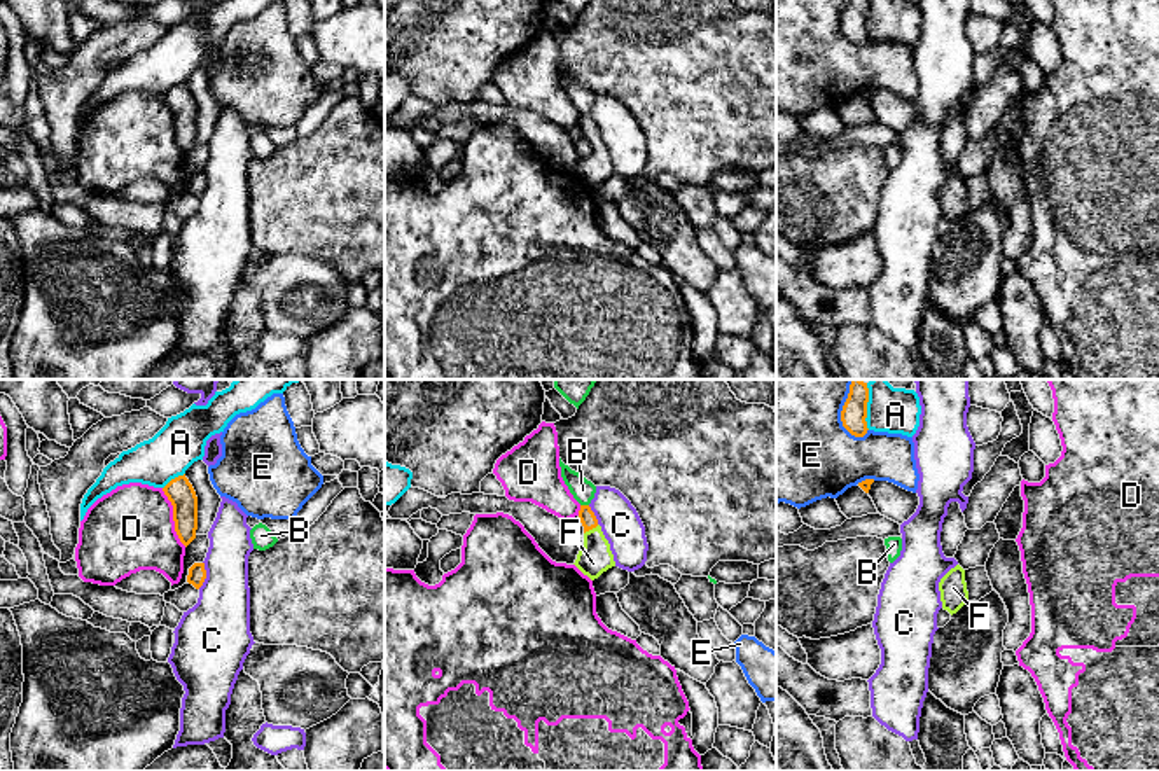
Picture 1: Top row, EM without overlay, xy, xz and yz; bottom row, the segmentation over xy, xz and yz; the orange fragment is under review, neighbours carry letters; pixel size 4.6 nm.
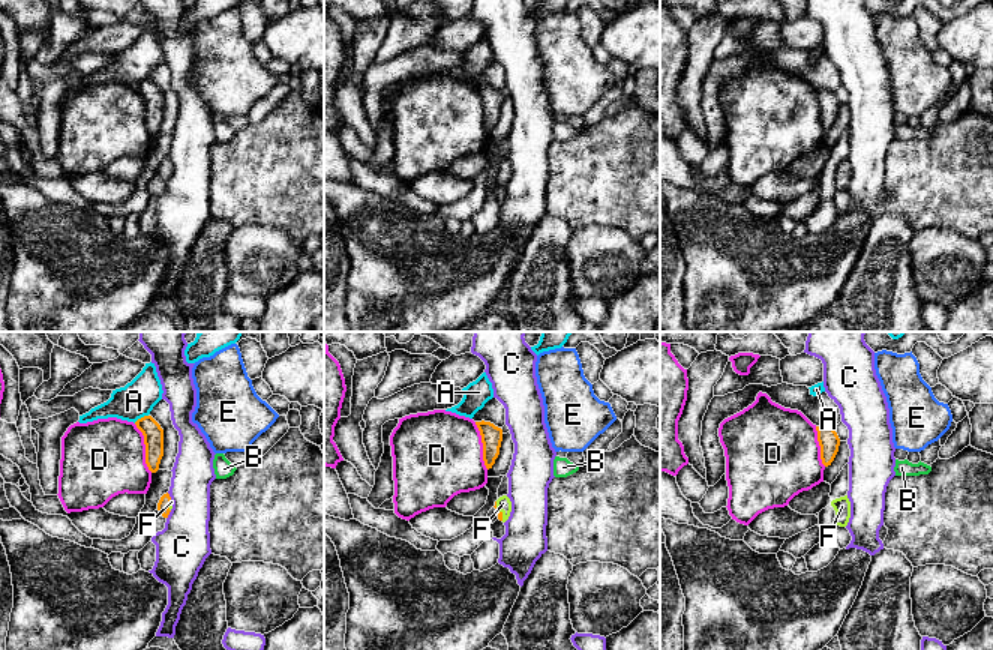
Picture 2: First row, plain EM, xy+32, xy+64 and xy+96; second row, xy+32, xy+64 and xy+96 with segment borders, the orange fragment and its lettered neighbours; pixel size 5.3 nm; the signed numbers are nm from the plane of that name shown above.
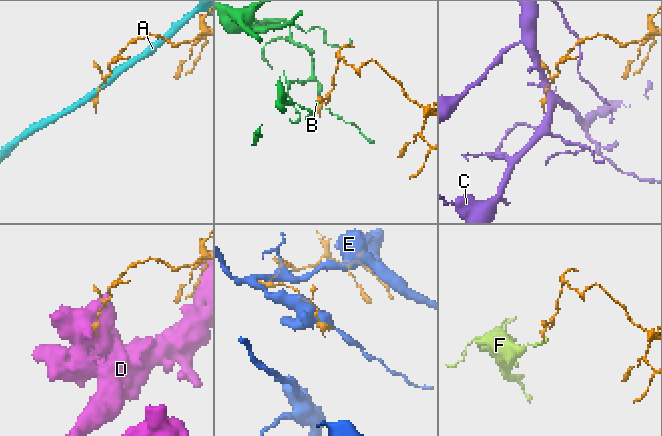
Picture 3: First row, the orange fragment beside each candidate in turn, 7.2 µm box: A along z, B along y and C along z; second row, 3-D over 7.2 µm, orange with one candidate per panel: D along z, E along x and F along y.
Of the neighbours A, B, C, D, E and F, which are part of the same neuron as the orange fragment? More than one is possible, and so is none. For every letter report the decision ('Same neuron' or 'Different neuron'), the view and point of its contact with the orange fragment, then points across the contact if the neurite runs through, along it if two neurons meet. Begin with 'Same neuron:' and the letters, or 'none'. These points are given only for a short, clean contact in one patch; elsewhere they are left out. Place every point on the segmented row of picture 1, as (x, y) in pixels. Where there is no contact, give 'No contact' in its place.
Same neuron: F
A: Different neuron. Touches orange at xy (175, 478)
B: Different neuron. Touches orange at xz (584, 506). Boundary: xz (581, 504), (588, 506)
C: Different neuron. Touches orange at xy (205, 576)
D: Different neuron. Touches orange at xy (173, 518)
E: Different neuron. Touches orange at yz (841, 413)
F: Same neuron. Touches orange at xz (591, 528). Path across: xz (586, 516), (591, 528), (595, 558)

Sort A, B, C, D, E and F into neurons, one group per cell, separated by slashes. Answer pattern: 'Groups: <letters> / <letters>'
Groups: A / B / C / D / E / F

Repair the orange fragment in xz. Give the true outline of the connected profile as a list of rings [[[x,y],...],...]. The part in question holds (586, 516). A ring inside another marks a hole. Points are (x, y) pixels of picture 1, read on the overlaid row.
[[[580,505],[579,519],[584,526],[584,547],[579,551],[573,565],[594,580],[615,566],[614,554],[589,505]]]

